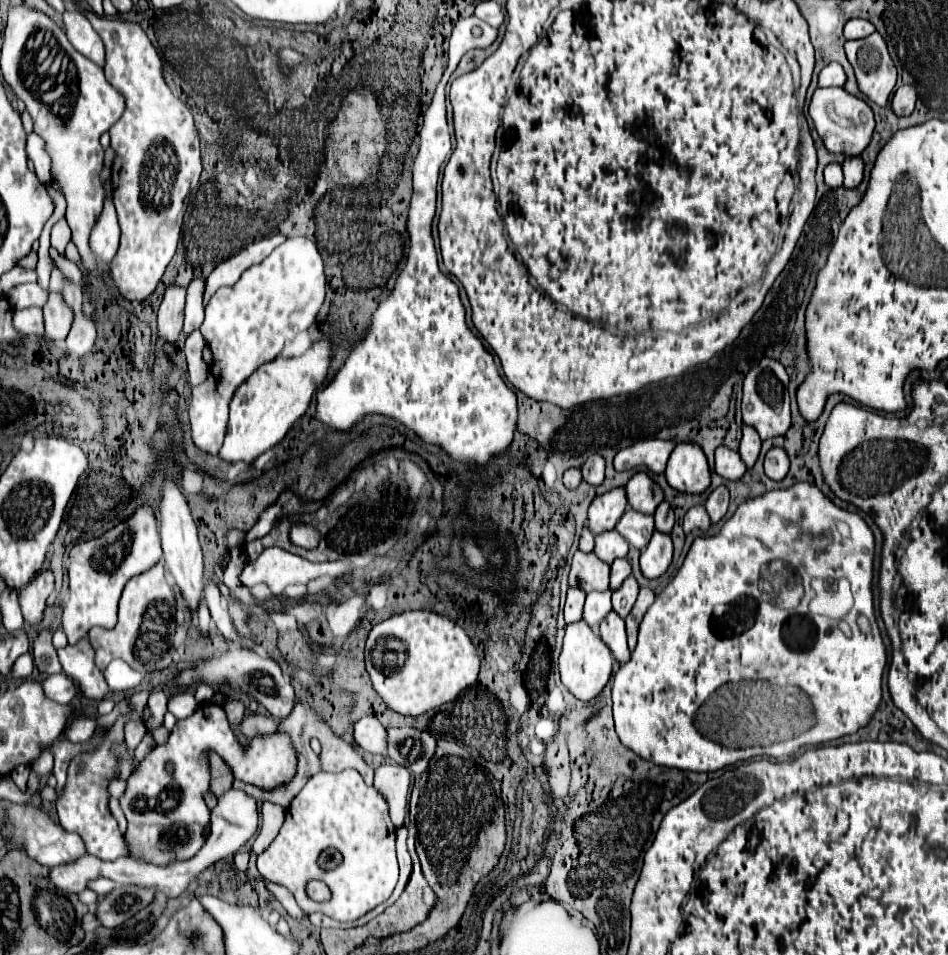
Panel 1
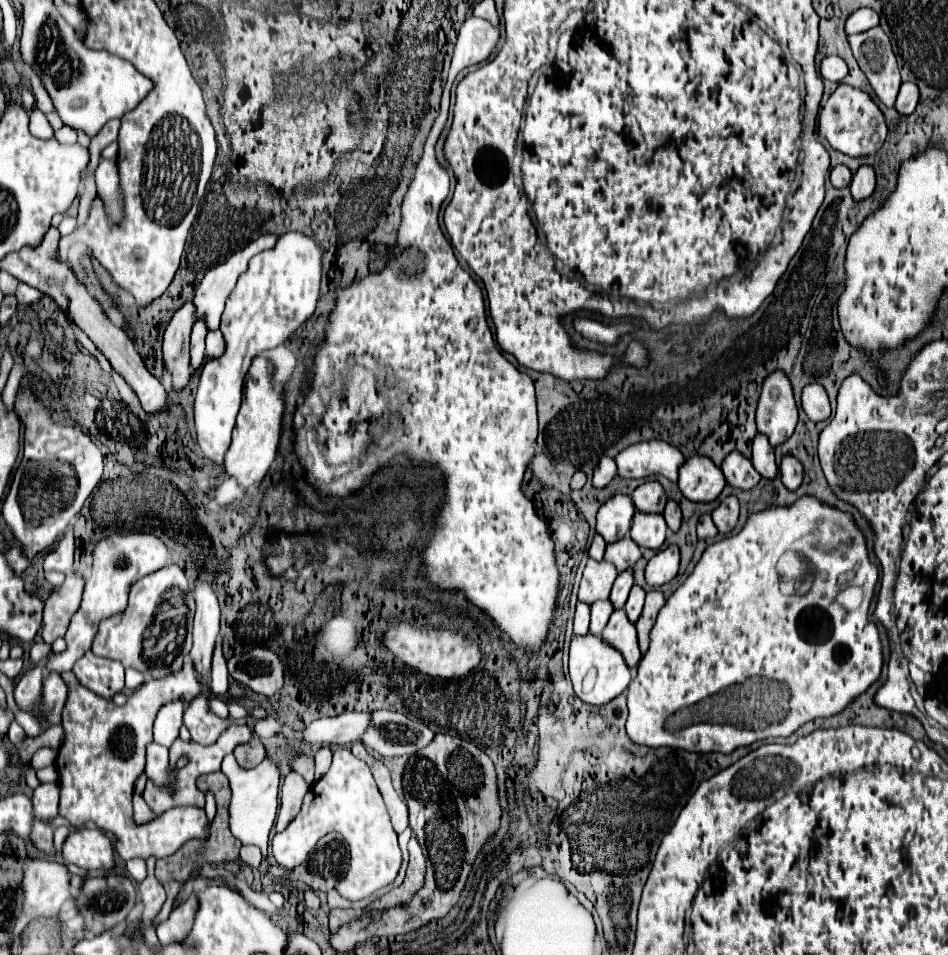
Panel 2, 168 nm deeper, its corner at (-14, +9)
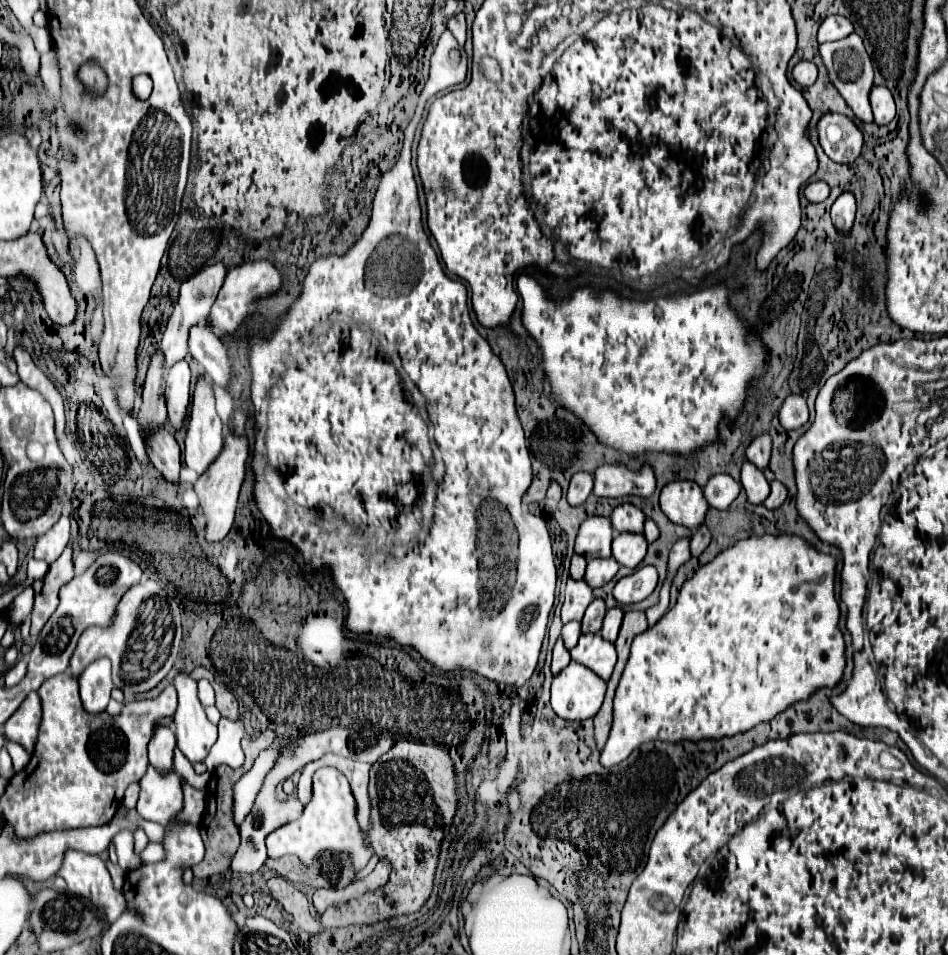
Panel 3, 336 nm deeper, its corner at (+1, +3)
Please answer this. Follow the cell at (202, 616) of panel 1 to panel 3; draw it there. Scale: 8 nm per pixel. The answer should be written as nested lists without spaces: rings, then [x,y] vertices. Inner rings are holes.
[[[198,680],[198,700],[202,702],[202,706],[214,704],[214,690],[208,680]]]

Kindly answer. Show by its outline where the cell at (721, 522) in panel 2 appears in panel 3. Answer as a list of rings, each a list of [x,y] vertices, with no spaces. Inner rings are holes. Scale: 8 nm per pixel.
[[[700,526],[700,530],[696,530],[690,538],[690,554],[694,558],[698,558],[704,552],[704,548],[708,546],[708,542],[710,542],[710,530],[706,526]]]

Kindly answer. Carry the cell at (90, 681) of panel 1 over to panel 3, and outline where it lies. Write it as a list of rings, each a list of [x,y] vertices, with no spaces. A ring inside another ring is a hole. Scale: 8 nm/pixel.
[[[100,658],[86,666],[84,676],[78,680],[80,684],[80,698],[84,710],[90,714],[100,714],[106,710],[110,692],[112,692],[112,678],[110,678],[110,660]]]

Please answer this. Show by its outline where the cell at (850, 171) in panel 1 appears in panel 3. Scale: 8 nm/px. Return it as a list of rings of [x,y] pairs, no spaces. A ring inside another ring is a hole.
[[[844,192],[836,198],[832,204],[832,224],[840,234],[848,234],[854,224],[854,212],[856,212],[856,200],[850,192]]]

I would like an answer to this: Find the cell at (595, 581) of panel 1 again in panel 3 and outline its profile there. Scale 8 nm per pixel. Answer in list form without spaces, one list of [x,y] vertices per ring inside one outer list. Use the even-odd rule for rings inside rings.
[[[568,578],[562,604],[562,624],[570,620],[580,620],[590,602],[592,602],[592,588],[584,580]]]

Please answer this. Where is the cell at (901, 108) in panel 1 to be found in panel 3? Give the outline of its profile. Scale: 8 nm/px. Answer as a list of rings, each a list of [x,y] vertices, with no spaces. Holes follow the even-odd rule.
[[[872,86],[870,106],[872,106],[872,114],[874,114],[874,124],[886,126],[892,122],[892,118],[896,114],[896,106],[894,106],[894,98],[888,88]]]

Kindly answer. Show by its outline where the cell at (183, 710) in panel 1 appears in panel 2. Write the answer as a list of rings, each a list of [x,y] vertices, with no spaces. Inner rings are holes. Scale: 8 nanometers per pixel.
[[[211,696],[209,698],[209,702],[211,702],[211,712],[215,712],[219,718],[227,718],[229,716],[229,712],[227,712],[227,702],[225,700],[221,700],[221,698],[217,698],[217,696]]]

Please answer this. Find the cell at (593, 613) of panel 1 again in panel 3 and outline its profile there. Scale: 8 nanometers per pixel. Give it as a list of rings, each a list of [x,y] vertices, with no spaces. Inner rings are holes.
[[[568,622],[568,624],[564,624],[560,638],[564,642],[564,648],[572,650],[576,646],[578,638],[580,638],[580,622]]]

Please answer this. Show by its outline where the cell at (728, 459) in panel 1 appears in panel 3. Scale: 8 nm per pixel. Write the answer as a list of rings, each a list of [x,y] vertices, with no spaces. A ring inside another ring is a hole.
[[[718,474],[716,478],[710,478],[708,486],[704,488],[704,498],[708,506],[716,510],[726,510],[736,500],[738,494],[740,486],[732,478],[728,478],[728,474]]]

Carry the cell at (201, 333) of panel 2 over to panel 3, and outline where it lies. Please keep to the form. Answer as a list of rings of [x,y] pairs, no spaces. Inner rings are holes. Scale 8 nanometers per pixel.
[[[178,362],[168,372],[164,396],[168,408],[168,424],[176,432],[184,426],[190,406],[190,368],[186,362]]]

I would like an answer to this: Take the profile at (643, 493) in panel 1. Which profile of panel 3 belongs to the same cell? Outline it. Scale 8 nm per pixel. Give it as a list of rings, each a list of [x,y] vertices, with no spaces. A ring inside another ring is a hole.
[[[620,504],[610,516],[612,528],[618,534],[624,534],[624,532],[640,534],[642,526],[644,526],[644,520],[646,520],[644,514],[640,514],[640,510],[636,506],[632,506],[632,504]]]

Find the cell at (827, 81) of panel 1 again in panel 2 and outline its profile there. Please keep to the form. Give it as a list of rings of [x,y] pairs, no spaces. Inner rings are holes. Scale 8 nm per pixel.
[[[827,56],[821,62],[819,72],[821,72],[823,78],[827,78],[831,82],[841,82],[849,74],[849,68],[847,68],[847,64],[845,64],[843,58],[839,58],[839,56]]]

